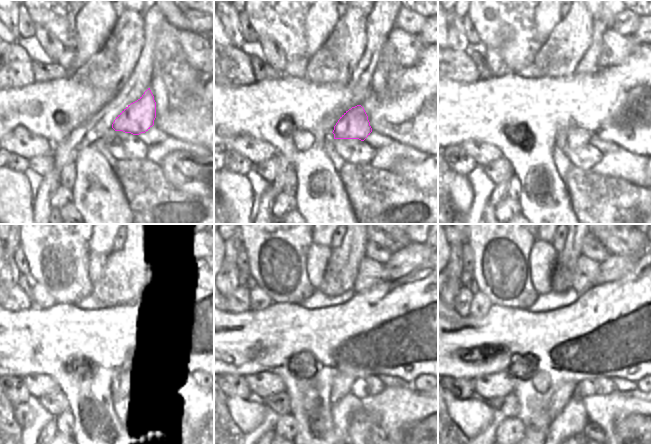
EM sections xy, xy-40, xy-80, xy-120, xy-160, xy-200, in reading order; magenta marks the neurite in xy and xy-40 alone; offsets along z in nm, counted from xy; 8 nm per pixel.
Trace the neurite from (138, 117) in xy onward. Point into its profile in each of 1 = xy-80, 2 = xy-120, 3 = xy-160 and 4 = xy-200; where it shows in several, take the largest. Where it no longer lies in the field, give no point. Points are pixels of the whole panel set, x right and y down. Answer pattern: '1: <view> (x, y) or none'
1: xy-80 (574, 137)
2: xy-120 (120, 377)
3: xy-160 (342, 384)
4: xy-200 (567, 391)

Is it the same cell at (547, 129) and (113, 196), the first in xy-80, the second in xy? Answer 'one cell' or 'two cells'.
one cell

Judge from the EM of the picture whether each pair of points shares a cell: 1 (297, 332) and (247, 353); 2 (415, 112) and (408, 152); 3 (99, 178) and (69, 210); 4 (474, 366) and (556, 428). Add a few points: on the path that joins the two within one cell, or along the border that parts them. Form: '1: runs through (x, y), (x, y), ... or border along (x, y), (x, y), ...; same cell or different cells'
1: runs through (285, 332), (275, 332), (259, 341); same cell
2: border along (392, 140), (412, 146), (427, 155); different cells
3: border along (72, 202), (80, 213); different cells
4: border along (552, 421), (546, 433); different cells

